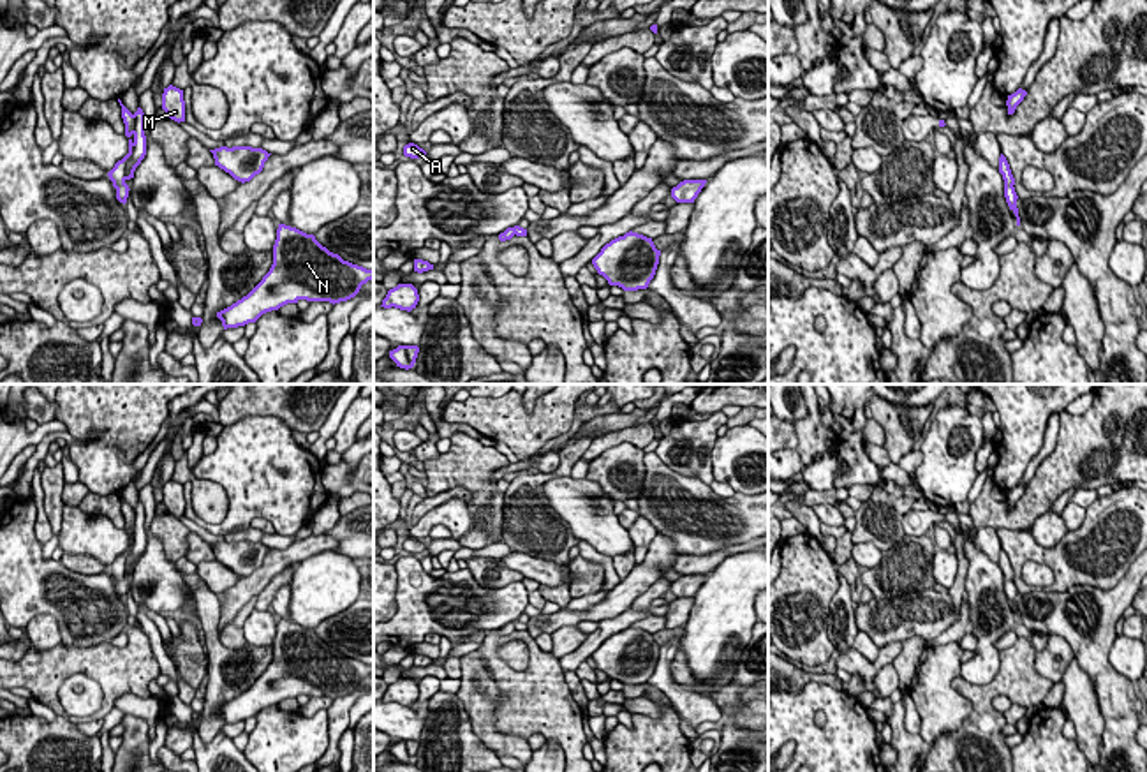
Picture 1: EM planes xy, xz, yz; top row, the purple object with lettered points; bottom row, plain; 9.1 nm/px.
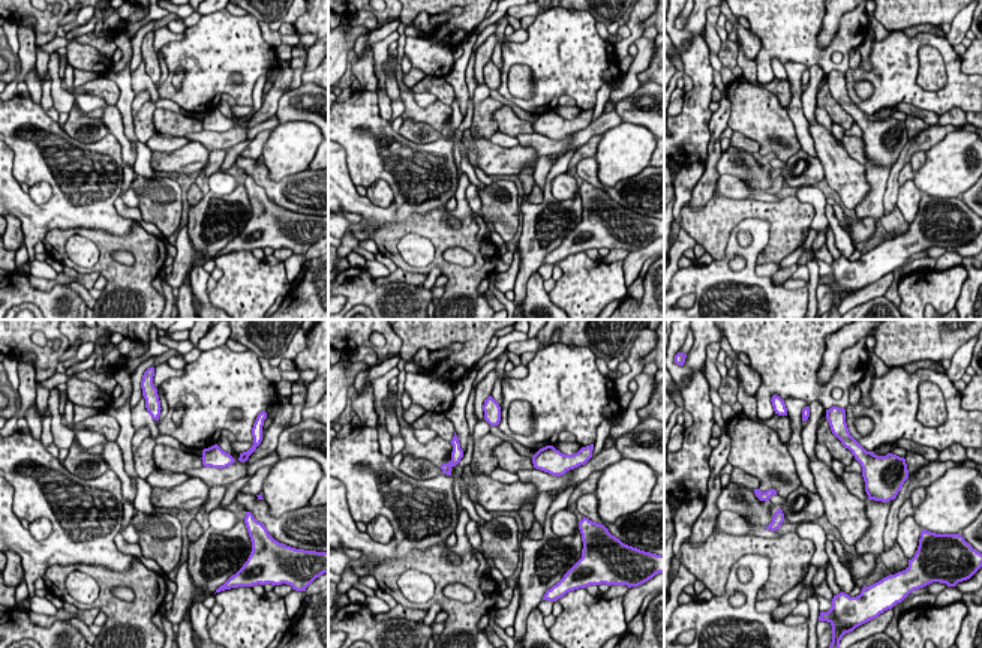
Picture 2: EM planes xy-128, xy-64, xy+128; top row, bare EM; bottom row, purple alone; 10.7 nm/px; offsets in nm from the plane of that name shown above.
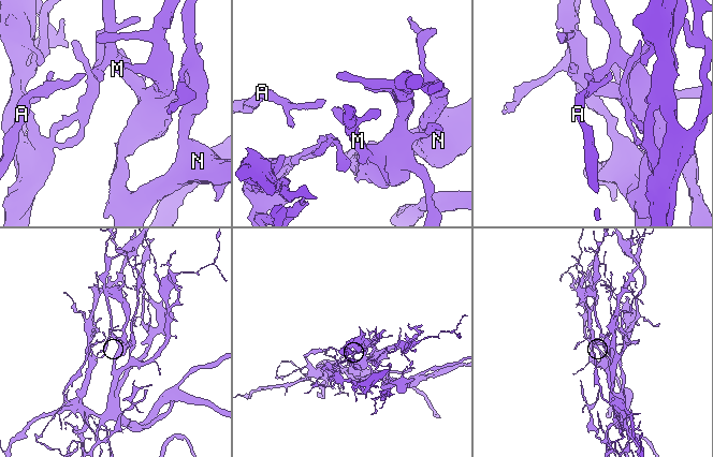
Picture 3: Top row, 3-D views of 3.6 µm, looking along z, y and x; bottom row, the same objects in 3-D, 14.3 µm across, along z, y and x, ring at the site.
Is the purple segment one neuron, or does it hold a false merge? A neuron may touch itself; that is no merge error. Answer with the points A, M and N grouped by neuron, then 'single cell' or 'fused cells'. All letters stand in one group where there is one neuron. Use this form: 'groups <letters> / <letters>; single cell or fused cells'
groups A / M N; fused cells

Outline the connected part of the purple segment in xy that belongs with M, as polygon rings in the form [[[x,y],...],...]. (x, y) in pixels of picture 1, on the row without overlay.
[[[169,479],[162,488],[162,504],[167,508],[167,513],[174,516],[185,516],[185,495],[183,485]]]

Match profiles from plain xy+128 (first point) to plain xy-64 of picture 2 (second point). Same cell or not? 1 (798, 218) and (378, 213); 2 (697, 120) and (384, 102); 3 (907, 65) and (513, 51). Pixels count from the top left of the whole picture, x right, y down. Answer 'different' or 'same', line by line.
1: different
2: different
3: same

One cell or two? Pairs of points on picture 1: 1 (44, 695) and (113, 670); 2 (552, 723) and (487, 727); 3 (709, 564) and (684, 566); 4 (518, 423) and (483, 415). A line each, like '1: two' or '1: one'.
1: one
2: two
3: one
4: one

